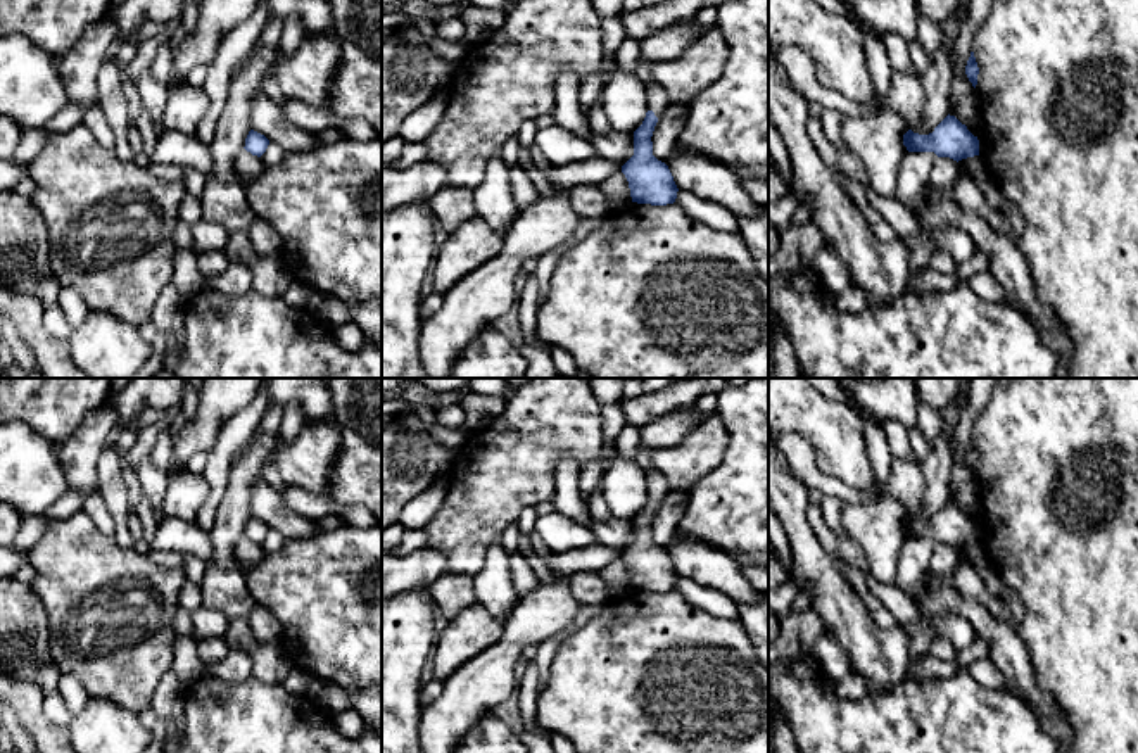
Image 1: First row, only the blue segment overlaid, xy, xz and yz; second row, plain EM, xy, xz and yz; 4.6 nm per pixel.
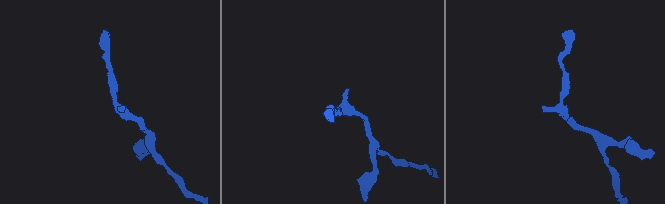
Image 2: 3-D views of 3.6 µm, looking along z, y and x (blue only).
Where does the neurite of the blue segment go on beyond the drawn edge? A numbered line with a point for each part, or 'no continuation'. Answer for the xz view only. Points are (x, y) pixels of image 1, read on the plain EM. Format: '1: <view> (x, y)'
1: xz (657, 484)

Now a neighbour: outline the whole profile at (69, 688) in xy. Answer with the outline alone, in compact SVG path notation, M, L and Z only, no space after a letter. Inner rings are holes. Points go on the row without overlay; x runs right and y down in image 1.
M69 674L60 675L60 680L57 684L57 693L64 698L73 715L83 712L90 699L90 694L83 687L83 684Z

